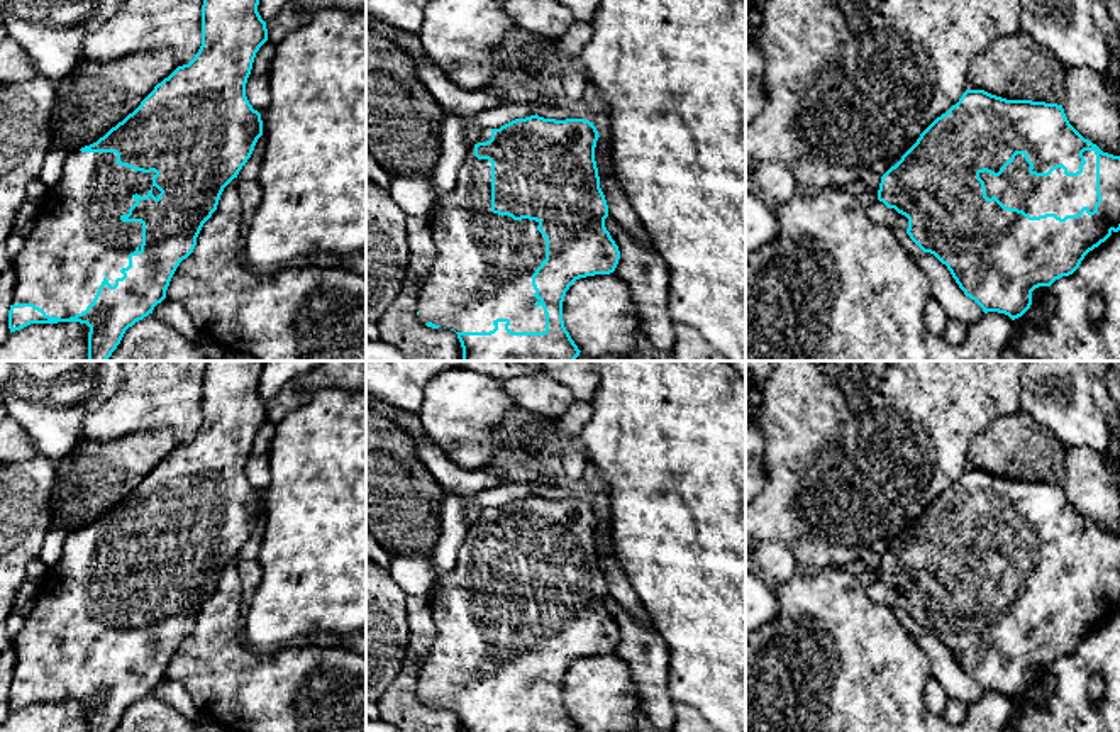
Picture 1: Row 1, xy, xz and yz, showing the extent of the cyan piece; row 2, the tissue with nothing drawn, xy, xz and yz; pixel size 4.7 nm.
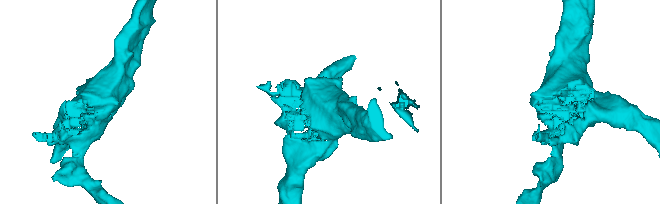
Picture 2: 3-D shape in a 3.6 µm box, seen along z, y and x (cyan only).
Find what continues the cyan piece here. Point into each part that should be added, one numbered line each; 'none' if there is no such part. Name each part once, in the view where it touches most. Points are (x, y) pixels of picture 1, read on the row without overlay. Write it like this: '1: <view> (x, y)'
1: xy (78, 615)

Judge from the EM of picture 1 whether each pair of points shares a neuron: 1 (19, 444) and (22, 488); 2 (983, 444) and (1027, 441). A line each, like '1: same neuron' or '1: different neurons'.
1: different neurons
2: same neuron

